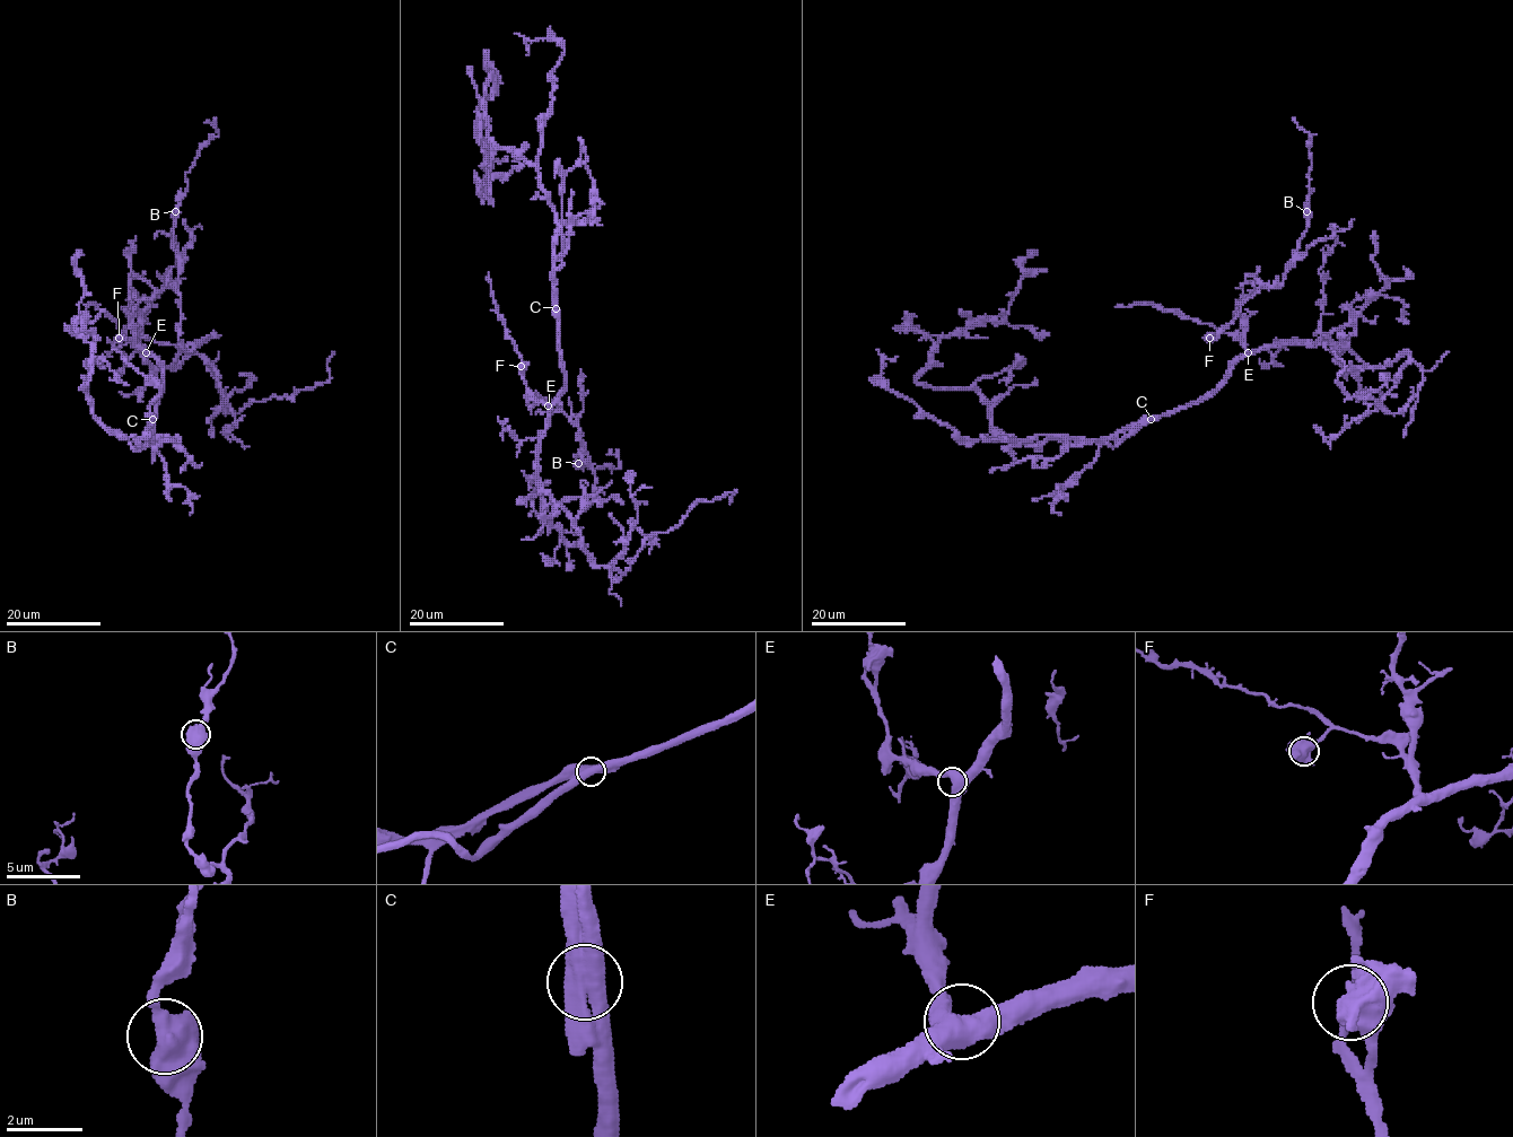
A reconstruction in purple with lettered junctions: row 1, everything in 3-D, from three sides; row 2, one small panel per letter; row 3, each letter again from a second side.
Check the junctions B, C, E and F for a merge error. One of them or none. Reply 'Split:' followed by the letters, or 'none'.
Split: C

